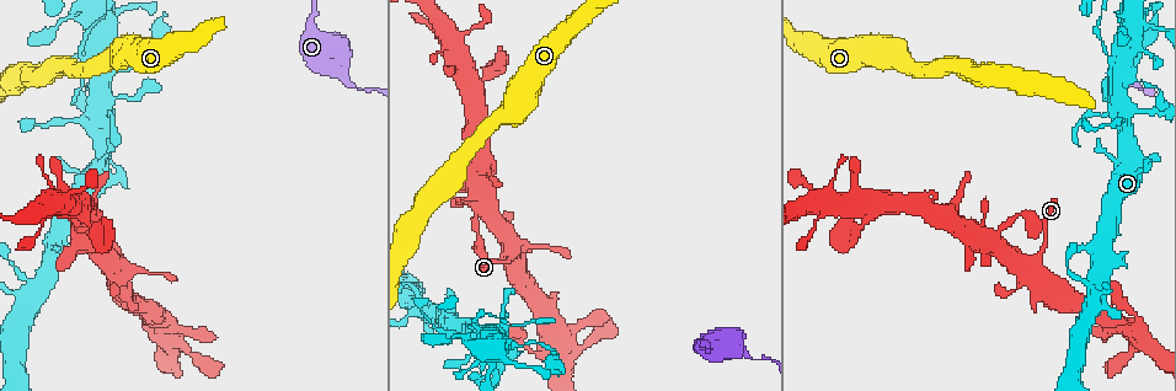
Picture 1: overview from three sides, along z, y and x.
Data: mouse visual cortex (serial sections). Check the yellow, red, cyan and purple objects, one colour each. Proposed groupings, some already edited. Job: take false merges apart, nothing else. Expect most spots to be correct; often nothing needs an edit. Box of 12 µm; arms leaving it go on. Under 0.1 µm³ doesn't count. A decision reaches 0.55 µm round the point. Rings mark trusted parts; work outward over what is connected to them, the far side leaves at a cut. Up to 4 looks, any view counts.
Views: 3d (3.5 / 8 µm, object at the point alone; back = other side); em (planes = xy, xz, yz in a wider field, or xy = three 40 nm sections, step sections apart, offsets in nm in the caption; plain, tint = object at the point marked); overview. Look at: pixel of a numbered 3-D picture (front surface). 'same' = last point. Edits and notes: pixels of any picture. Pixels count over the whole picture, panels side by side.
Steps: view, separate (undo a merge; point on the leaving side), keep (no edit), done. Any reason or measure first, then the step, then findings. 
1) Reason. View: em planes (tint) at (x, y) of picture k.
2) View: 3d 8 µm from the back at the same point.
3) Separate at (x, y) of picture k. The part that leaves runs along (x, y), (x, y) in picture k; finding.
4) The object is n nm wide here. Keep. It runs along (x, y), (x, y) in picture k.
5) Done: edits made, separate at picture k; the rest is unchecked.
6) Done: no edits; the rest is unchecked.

Calibre changes. View: em xy step 5 (tint) at (1127, 70) of picture 1.

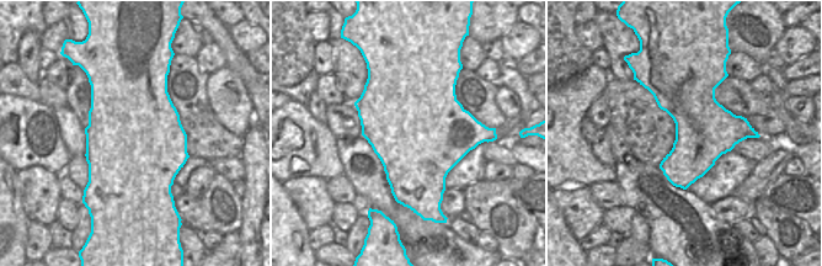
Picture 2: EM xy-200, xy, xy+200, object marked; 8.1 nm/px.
See where the arms go. View: 3d 3.5 µm at the same point.

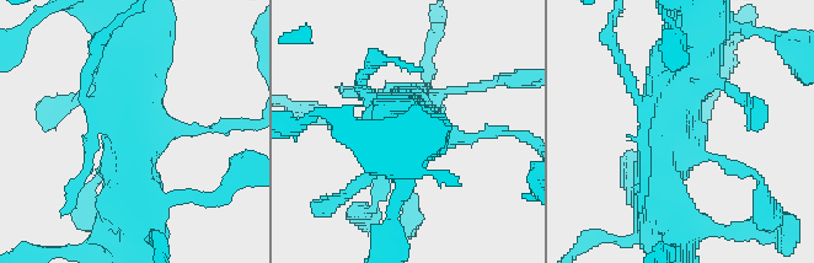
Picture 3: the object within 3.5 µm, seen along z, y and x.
Keep. It runs along (657, 199), (681, 60), (695, 37) in picture 3; all the same cell.

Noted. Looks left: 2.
Sharp bend. View: 3d 3.5 µm at (365, 88) of picture 1.

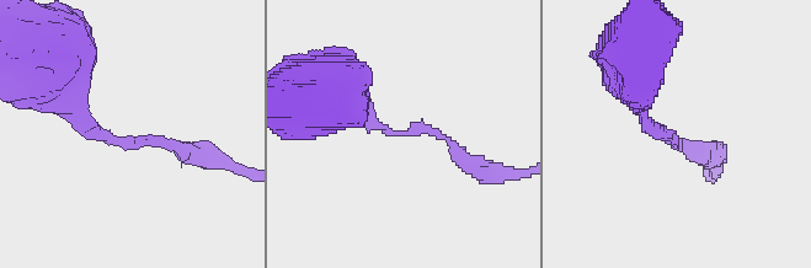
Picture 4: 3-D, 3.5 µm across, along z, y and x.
The arms are 150, 200 nm wide; shape alone is not enough. View: em xy step 5 (tint) at (676, 138) of picture 4.

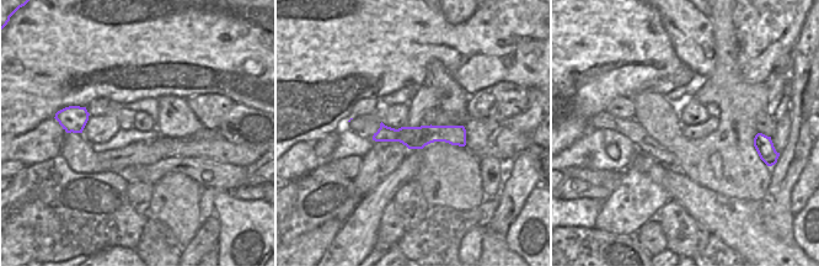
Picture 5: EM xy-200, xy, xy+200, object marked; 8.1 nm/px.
Keep. It runs along (376, 136), (455, 134), (462, 142) in picture 5; continuous, no second cell.

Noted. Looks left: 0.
Done: no edits; the rest is unchecked.

